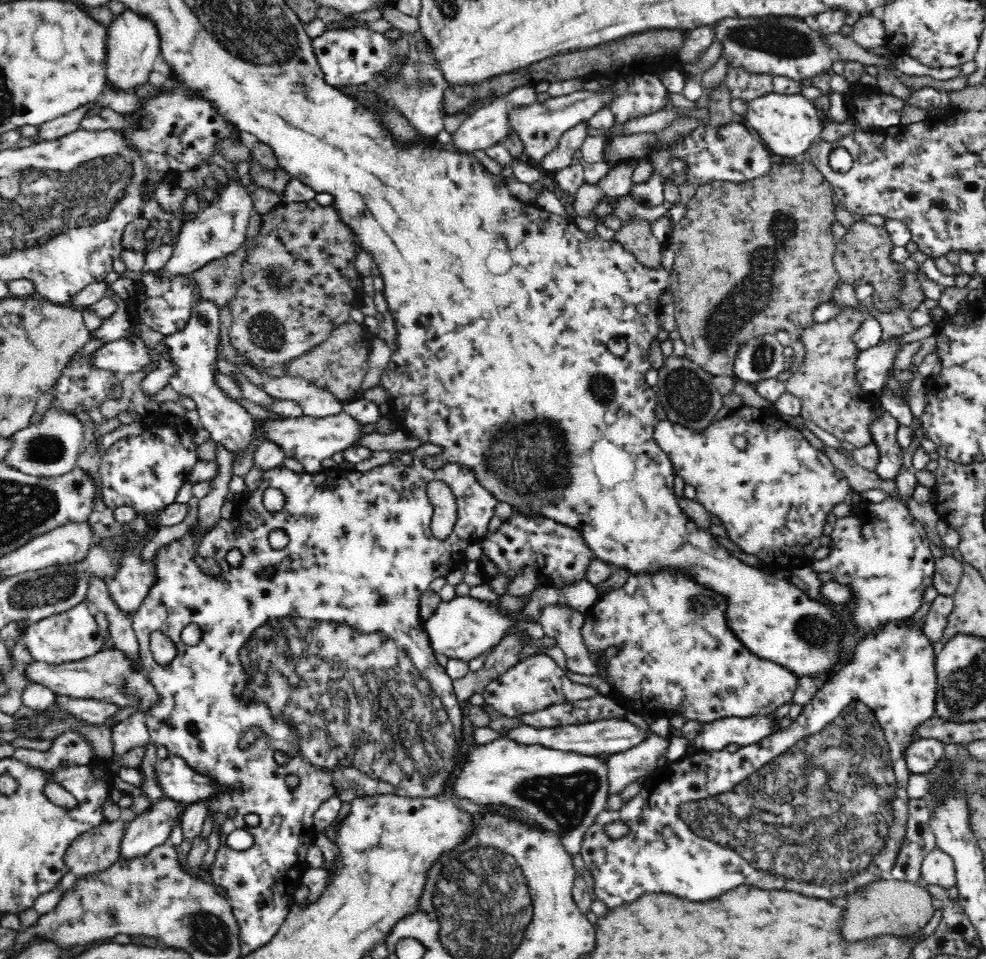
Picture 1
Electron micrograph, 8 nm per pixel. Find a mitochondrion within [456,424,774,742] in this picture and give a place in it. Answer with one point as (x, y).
(696, 613)

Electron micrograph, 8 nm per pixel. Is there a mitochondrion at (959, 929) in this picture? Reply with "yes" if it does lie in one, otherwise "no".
no

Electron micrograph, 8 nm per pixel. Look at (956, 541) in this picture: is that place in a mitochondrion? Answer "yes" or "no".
no

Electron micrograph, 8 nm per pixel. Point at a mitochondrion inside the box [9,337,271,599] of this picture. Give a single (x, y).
(42, 448)

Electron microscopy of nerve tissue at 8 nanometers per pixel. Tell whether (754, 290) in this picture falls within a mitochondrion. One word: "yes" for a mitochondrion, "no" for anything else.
yes

